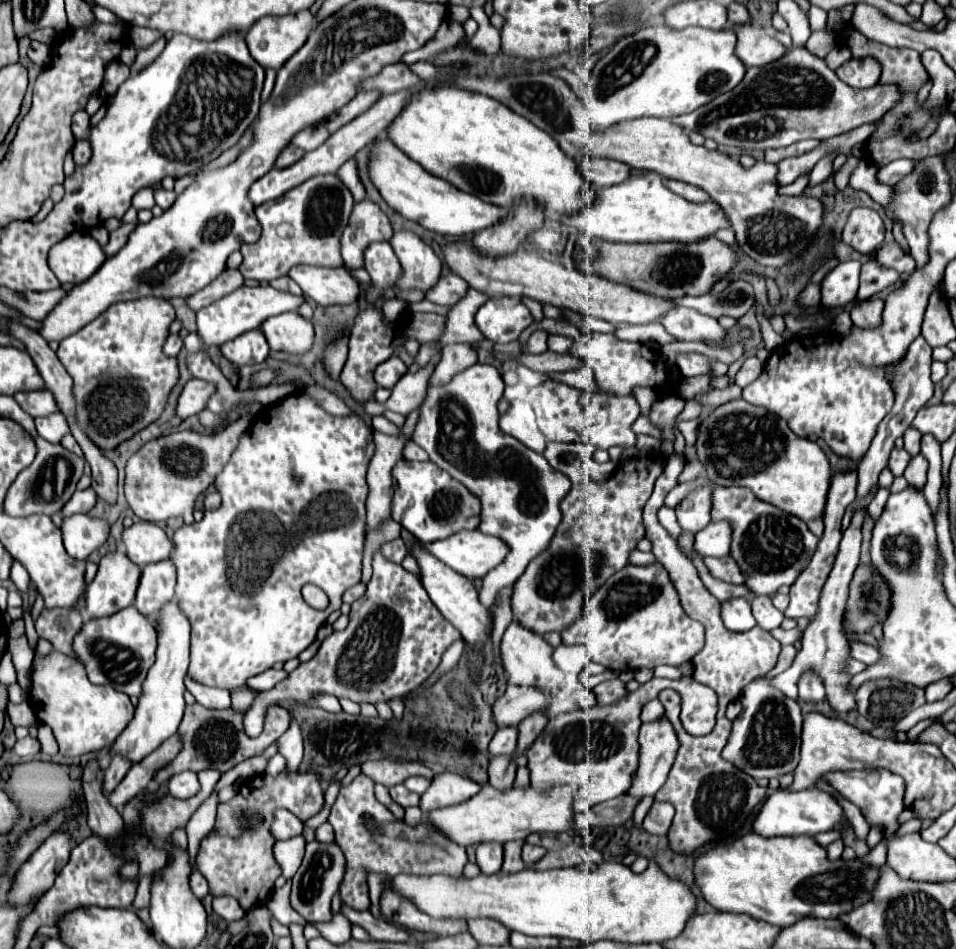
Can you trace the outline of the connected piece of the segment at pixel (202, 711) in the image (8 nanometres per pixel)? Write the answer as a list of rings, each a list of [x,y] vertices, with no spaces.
[[[190,704],[190,706],[186,706],[182,724],[178,728],[178,738],[182,742],[182,748],[180,748],[178,756],[172,762],[168,762],[164,768],[160,768],[156,772],[154,784],[160,786],[160,784],[168,782],[168,778],[172,774],[178,774],[178,772],[184,772],[184,770],[200,772],[200,770],[212,768],[212,770],[218,770],[218,772],[224,774],[230,768],[234,768],[236,764],[240,764],[240,762],[244,762],[244,760],[260,754],[268,744],[276,742],[288,730],[288,724],[290,724],[288,710],[282,708],[282,706],[272,706],[272,708],[266,710],[264,730],[256,738],[246,736],[242,720],[244,720],[244,714],[240,714],[234,708],[210,710],[210,708],[204,708],[202,704]]]

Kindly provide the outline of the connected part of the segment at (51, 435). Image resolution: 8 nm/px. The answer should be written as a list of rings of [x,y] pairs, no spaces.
[[[54,412],[52,416],[46,416],[46,418],[36,418],[34,422],[36,422],[38,434],[52,444],[60,442],[60,438],[70,432],[68,422],[66,422],[64,414],[60,414],[60,412]]]

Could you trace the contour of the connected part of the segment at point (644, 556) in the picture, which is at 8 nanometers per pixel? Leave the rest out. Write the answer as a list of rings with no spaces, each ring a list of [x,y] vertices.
[[[634,550],[632,556],[630,556],[630,562],[632,562],[632,564],[638,564],[638,566],[650,566],[650,564],[656,562],[656,556],[652,556],[650,552]]]

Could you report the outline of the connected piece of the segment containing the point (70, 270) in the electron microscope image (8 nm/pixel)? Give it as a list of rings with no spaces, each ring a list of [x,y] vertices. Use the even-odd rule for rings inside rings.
[[[72,232],[72,236],[58,242],[48,256],[48,264],[62,284],[88,280],[104,260],[106,254],[102,246],[88,232]]]

